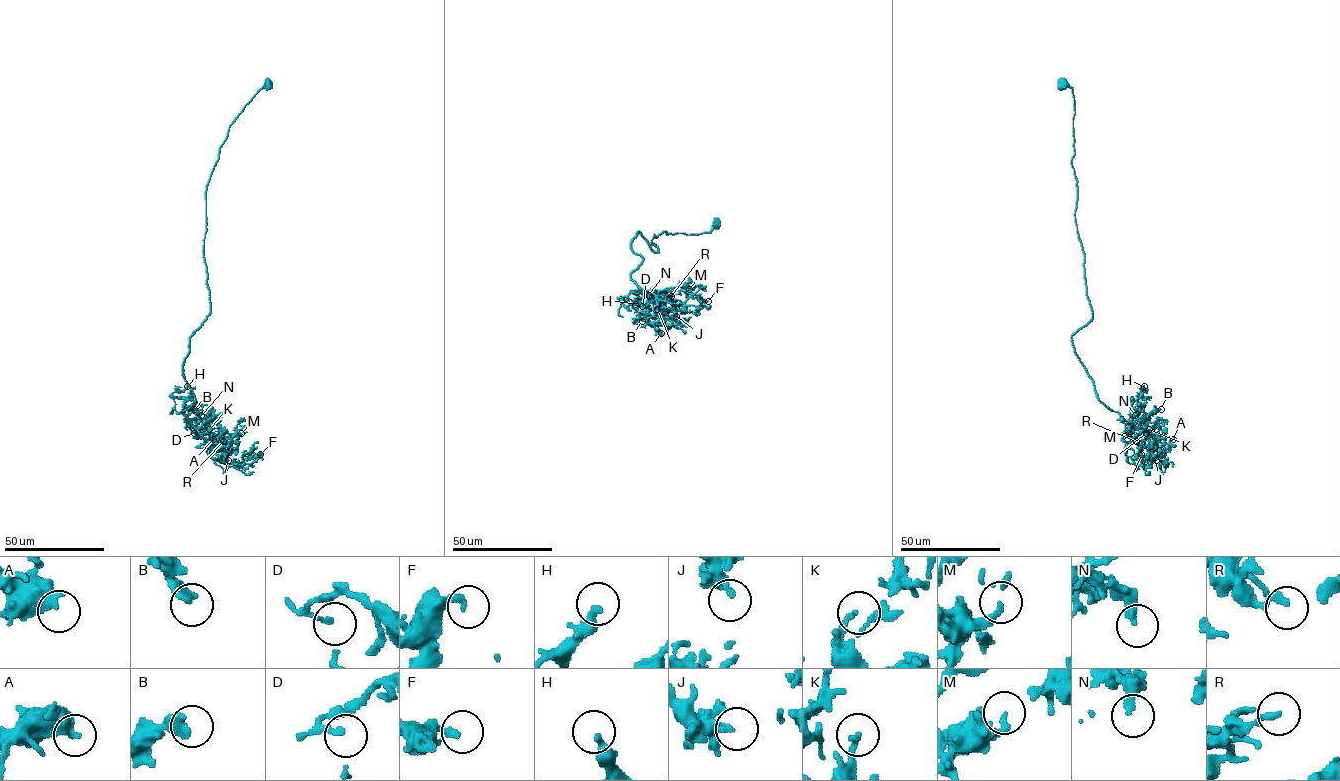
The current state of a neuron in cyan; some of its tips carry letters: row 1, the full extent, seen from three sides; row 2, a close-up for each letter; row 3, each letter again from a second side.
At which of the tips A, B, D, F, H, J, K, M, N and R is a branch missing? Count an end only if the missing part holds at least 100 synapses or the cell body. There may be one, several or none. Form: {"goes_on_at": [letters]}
{"goes_on_at": []}

